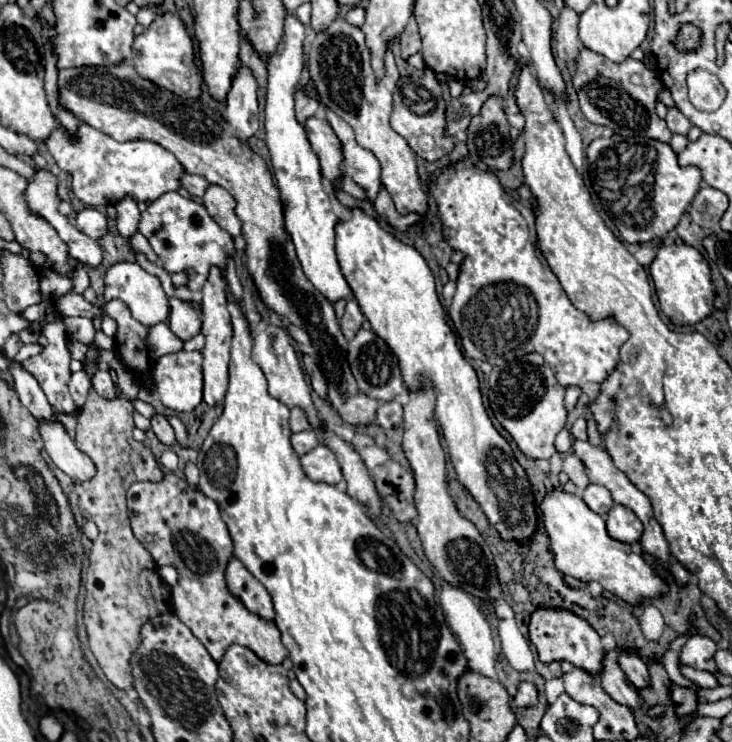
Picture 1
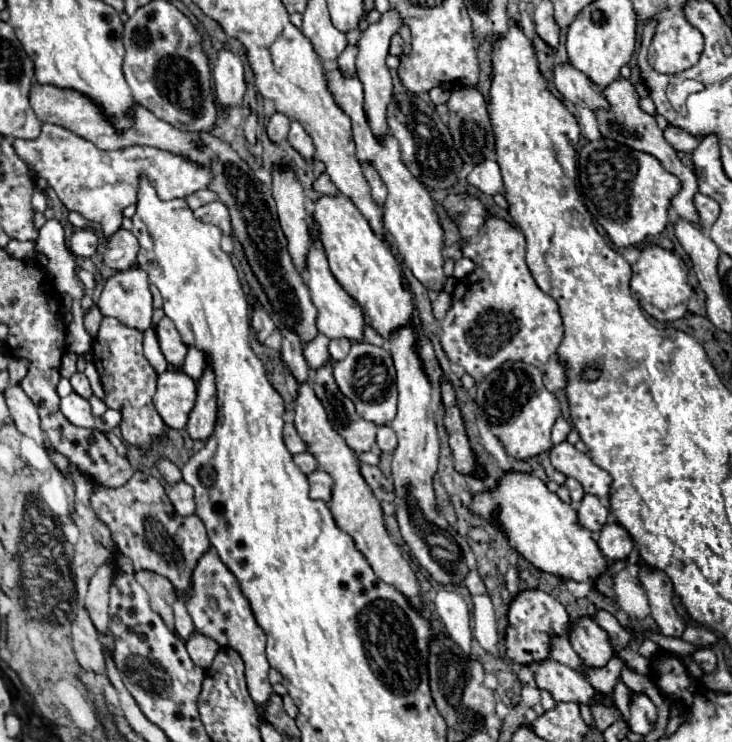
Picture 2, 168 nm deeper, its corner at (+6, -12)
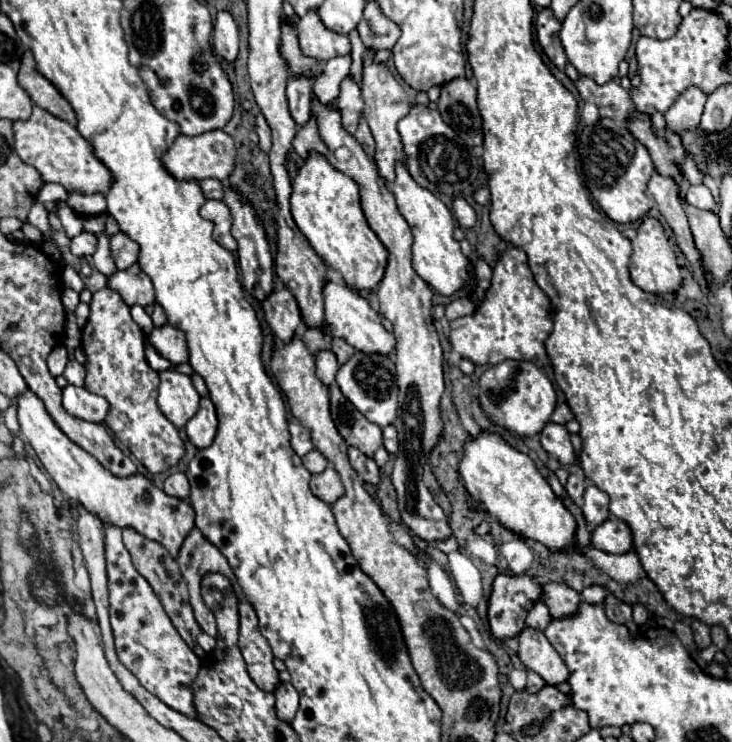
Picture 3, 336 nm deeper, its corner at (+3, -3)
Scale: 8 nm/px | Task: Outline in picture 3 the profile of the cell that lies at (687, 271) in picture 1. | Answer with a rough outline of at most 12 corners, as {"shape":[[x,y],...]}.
{"shape":[[655,217],[637,229],[629,269],[649,293],[677,291],[681,269]]}

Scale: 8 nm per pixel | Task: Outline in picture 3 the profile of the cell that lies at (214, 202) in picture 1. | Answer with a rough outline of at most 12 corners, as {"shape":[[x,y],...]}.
{"shape":[[207,201],[201,215],[215,225],[213,239],[237,251],[229,233],[231,215],[223,201]]}

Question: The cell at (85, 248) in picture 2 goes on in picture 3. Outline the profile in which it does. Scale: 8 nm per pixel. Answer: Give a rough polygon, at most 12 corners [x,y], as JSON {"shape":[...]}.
{"shape":[[81,233],[71,239],[71,253],[93,255],[97,237]]}

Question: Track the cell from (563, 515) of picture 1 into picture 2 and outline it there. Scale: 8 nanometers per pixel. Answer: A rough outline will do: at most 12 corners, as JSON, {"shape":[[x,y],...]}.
{"shape":[[508,472],[472,510],[538,570],[594,582],[610,564],[576,510]]}

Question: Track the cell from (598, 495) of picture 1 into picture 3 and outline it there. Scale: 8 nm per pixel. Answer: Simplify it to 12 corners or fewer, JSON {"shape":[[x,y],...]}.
{"shape":[[587,487],[581,507],[587,523],[609,519],[609,497]]}

